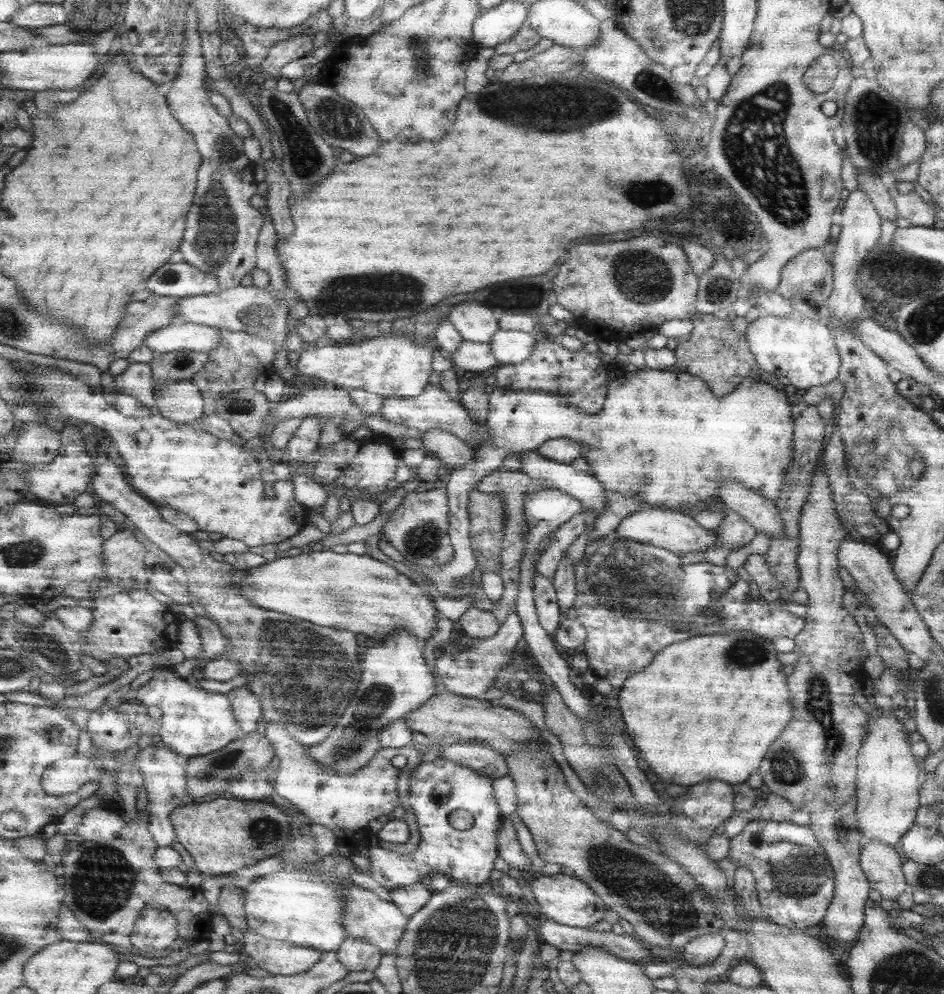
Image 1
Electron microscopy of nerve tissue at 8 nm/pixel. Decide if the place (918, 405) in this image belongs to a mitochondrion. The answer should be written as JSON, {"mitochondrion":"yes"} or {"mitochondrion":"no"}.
{"mitochondrion":"no"}

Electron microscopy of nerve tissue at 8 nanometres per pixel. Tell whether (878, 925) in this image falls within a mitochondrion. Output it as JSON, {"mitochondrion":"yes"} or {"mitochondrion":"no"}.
{"mitochondrion":"no"}

